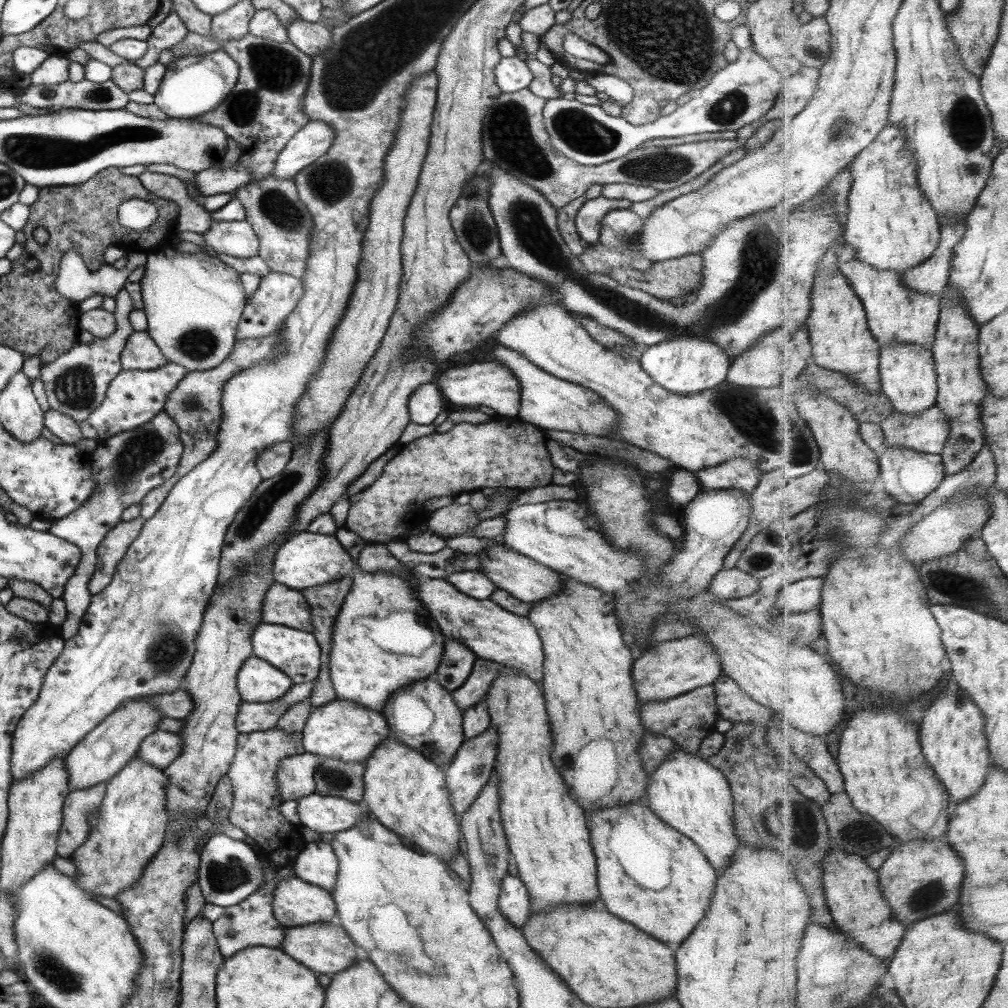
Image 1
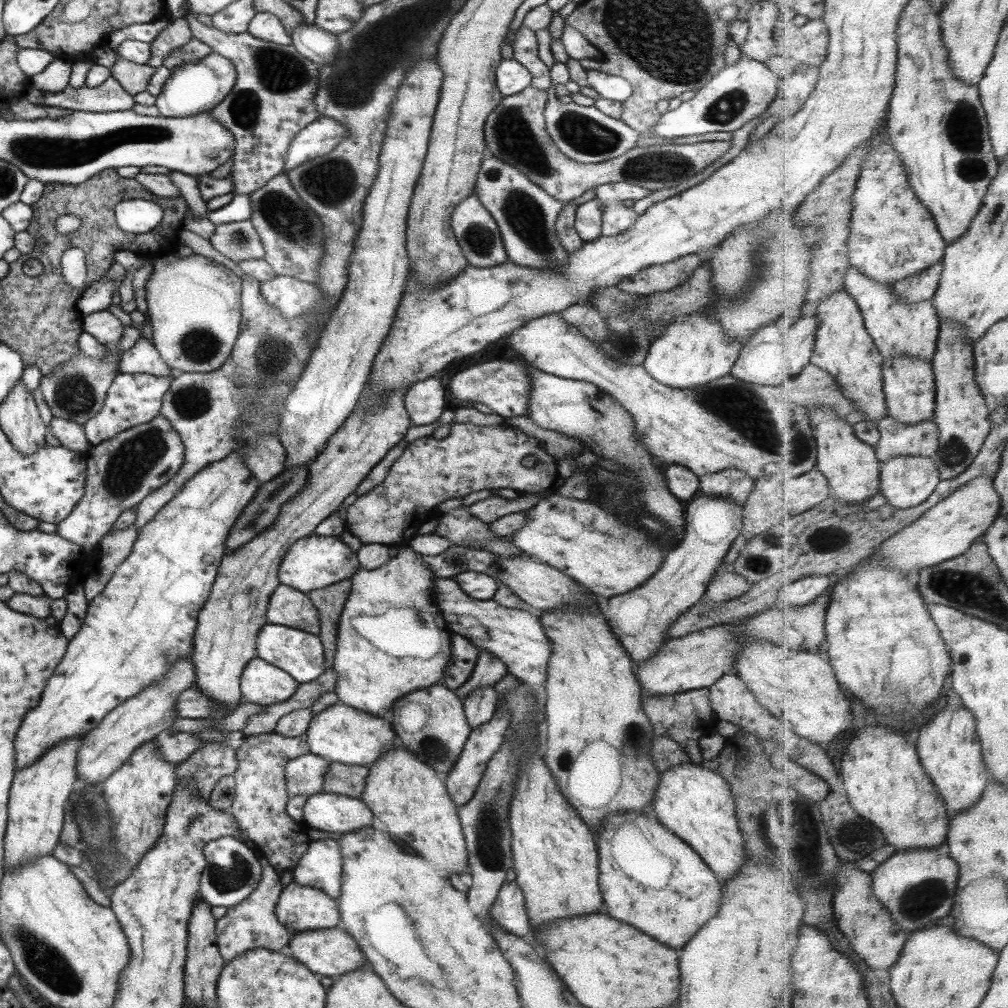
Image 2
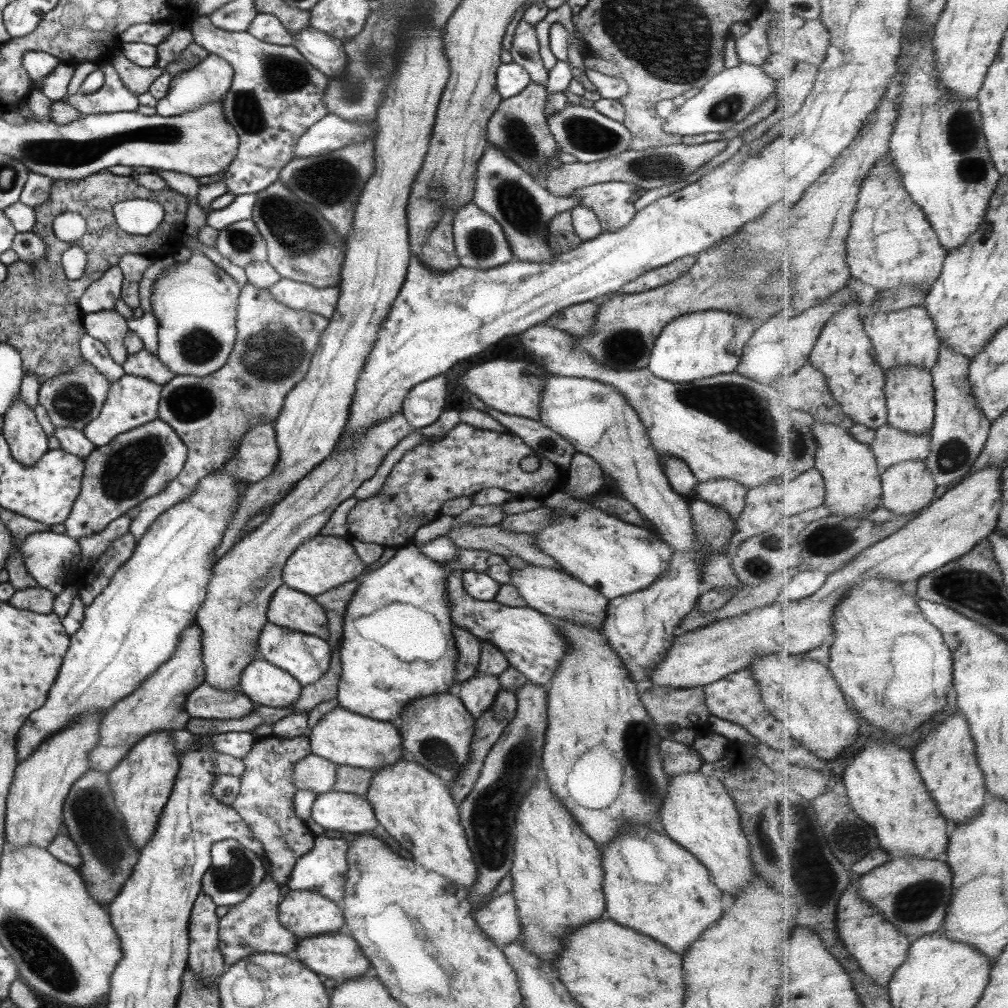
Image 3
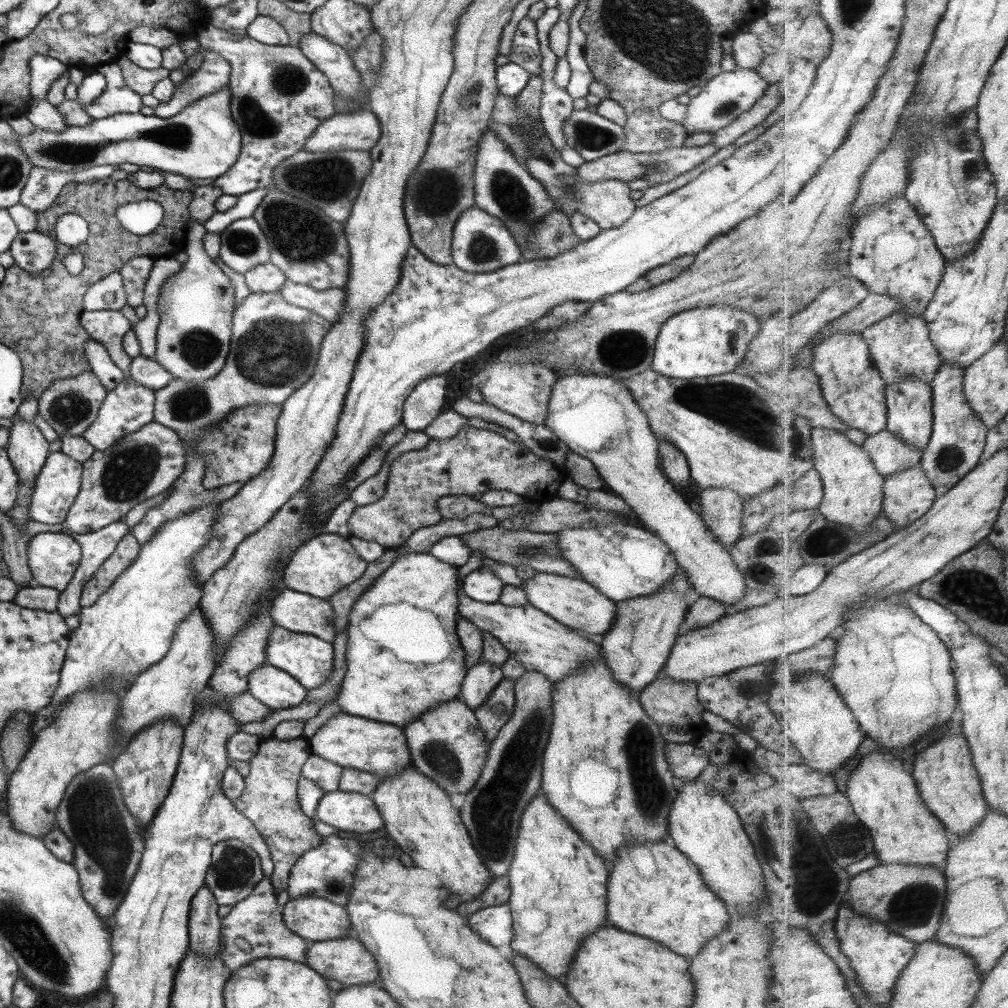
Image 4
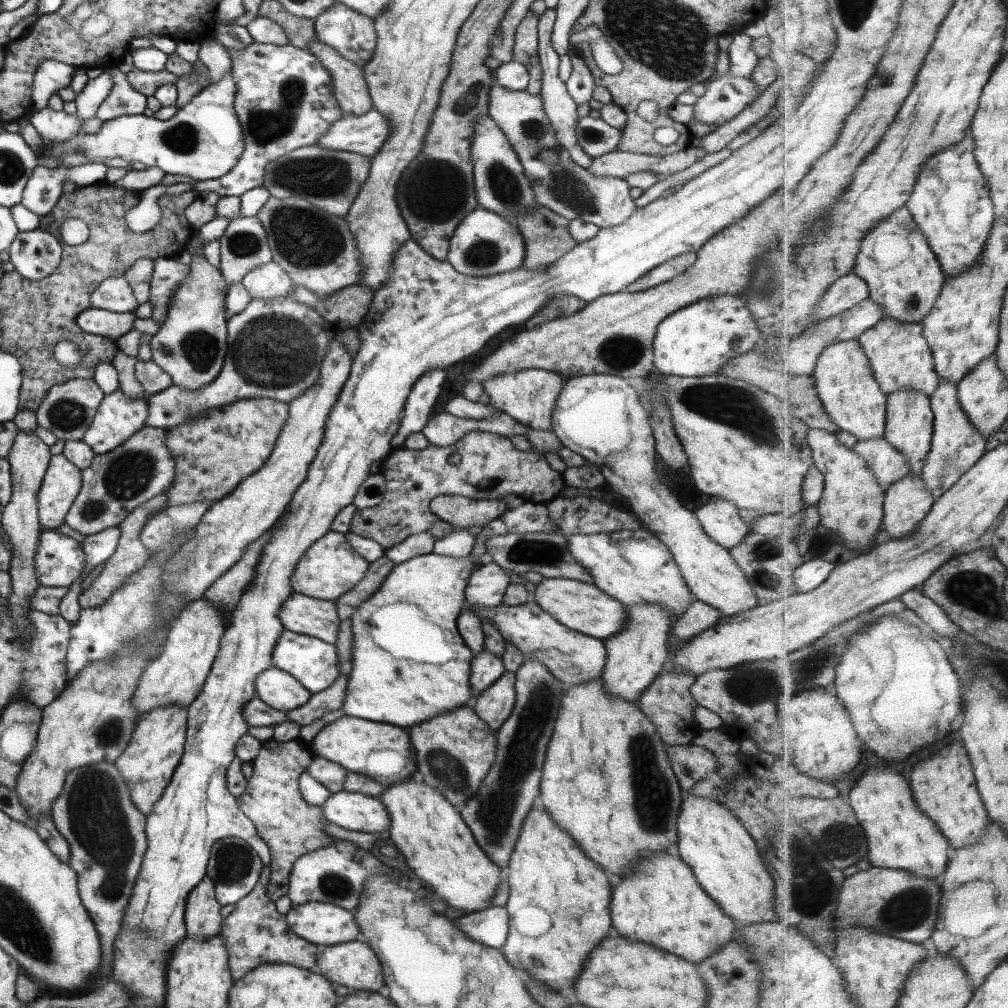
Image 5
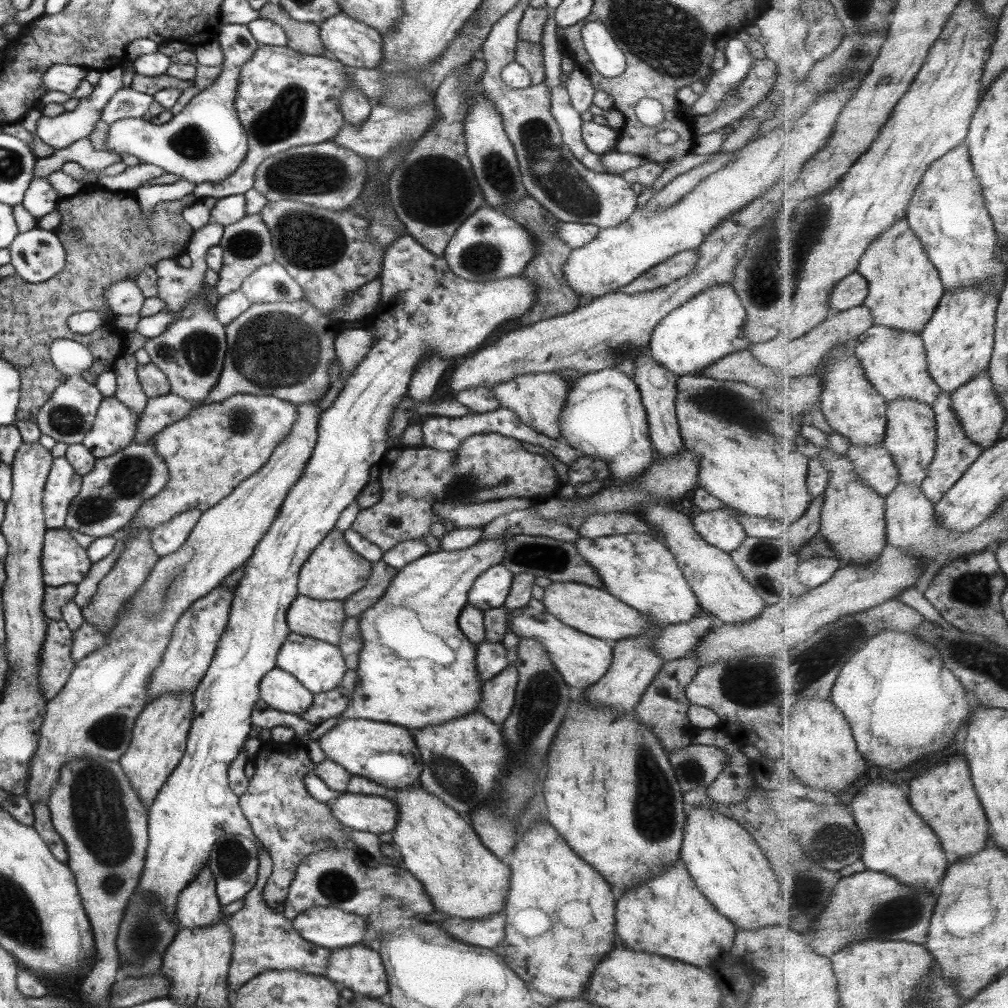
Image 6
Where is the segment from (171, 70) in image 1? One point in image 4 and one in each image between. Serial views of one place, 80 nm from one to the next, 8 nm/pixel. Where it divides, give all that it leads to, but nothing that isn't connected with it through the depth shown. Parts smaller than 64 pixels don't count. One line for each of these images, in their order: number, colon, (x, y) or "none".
2: (198, 87)
3: (209, 81)
4: (214, 72)

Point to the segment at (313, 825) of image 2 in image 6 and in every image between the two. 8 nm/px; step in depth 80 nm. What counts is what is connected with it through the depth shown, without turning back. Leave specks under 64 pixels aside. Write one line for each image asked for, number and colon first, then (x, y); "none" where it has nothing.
3: (345, 812)
4: (350, 811)
5: (352, 811)
6: (375, 814)

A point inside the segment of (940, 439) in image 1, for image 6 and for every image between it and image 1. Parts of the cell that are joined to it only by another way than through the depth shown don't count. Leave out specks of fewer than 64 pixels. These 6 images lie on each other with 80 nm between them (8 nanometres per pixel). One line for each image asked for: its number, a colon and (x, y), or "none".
2: (897, 438)
3: (892, 446)
4: (891, 455)
5: (889, 465)
6: (874, 464)

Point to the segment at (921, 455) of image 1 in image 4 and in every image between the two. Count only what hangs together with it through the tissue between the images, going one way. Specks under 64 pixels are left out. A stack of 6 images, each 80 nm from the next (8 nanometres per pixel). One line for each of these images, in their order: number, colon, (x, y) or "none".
2: (907, 481)
3: (909, 487)
4: (910, 494)

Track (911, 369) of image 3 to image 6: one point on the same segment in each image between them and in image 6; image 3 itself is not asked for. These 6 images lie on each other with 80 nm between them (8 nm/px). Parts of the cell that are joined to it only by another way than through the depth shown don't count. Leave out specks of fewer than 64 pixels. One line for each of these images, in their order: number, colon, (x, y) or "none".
4: (910, 402)
5: (910, 419)
6: (912, 435)

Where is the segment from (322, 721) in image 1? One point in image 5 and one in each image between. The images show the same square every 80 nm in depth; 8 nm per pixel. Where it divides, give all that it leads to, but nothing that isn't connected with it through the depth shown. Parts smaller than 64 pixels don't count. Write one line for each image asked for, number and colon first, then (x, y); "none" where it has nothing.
2: (341, 734)
3: (344, 738)
4: (369, 746)
5: (383, 753)

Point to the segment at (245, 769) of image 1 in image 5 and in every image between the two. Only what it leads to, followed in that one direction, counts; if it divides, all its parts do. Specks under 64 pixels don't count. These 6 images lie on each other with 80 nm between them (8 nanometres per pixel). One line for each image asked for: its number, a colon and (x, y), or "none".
2: (259, 804)
3: (265, 800)
4: (268, 799)
5: (290, 827)

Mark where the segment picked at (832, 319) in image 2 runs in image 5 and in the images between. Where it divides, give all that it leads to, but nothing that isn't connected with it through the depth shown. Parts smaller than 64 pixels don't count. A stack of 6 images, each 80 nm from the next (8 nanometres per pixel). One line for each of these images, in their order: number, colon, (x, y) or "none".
3: (843, 351)
4: (853, 386)
5: (846, 383)

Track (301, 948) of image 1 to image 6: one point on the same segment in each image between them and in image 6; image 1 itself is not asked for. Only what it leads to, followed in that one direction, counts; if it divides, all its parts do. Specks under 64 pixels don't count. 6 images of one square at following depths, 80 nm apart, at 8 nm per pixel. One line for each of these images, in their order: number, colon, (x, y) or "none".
2: (331, 952)
3: (336, 955)
4: (346, 959)
5: (353, 964)
6: (357, 967)

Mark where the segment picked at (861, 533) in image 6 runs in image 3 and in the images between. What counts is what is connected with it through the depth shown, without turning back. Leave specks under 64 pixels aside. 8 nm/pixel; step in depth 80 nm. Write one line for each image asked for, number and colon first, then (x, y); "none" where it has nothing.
3: (853, 476)
4: (854, 495)
5: (852, 505)

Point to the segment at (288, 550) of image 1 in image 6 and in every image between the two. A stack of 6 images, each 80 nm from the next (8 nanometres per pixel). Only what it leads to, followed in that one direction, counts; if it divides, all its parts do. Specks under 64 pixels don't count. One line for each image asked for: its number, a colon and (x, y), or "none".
2: (312, 563)
3: (317, 565)
4: (324, 564)
5: (329, 568)
6: (333, 571)

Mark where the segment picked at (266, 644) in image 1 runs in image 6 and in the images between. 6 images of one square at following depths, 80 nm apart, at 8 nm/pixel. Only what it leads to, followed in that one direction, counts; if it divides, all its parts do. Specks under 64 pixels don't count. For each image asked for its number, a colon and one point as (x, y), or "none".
2: (300, 654)
3: (306, 658)
4: (308, 660)
5: (314, 664)
6: (319, 667)

